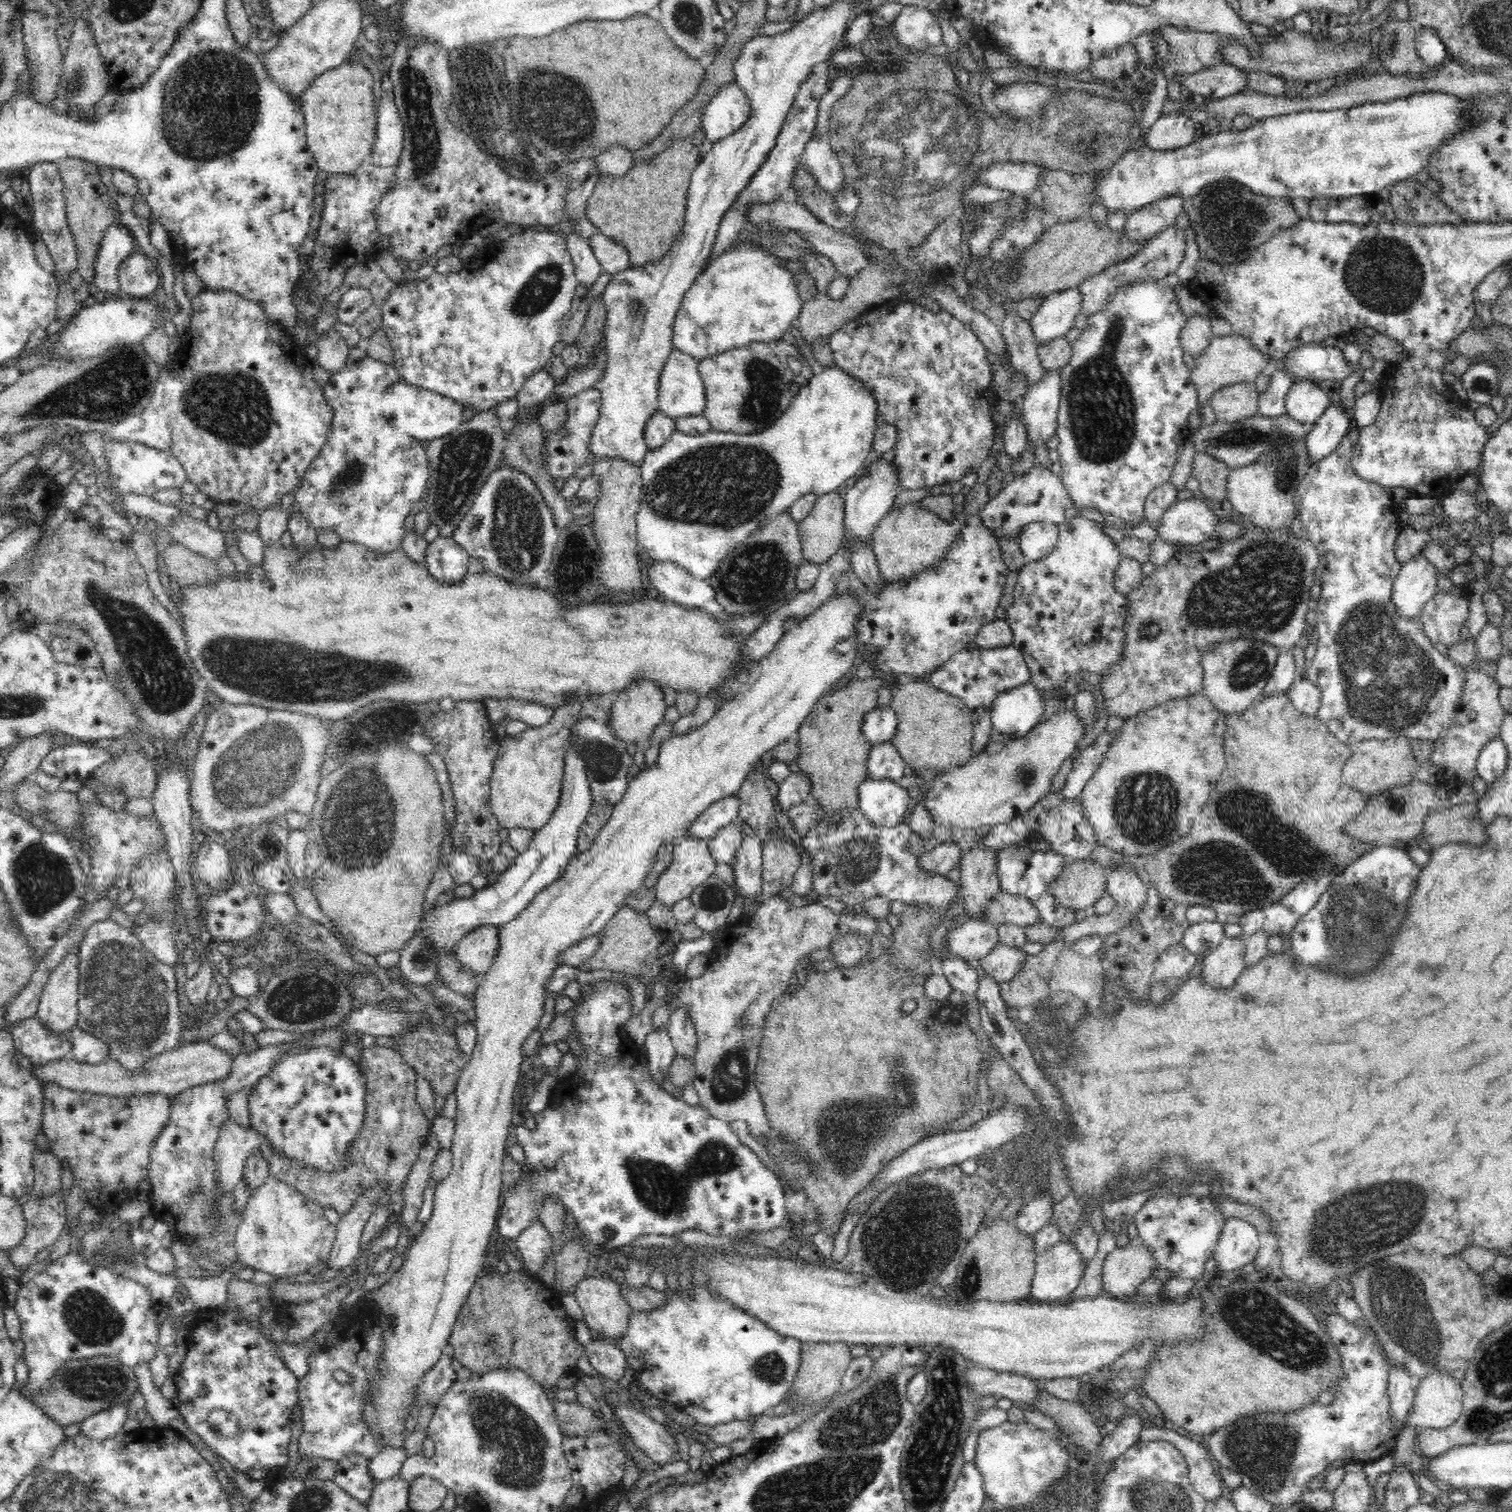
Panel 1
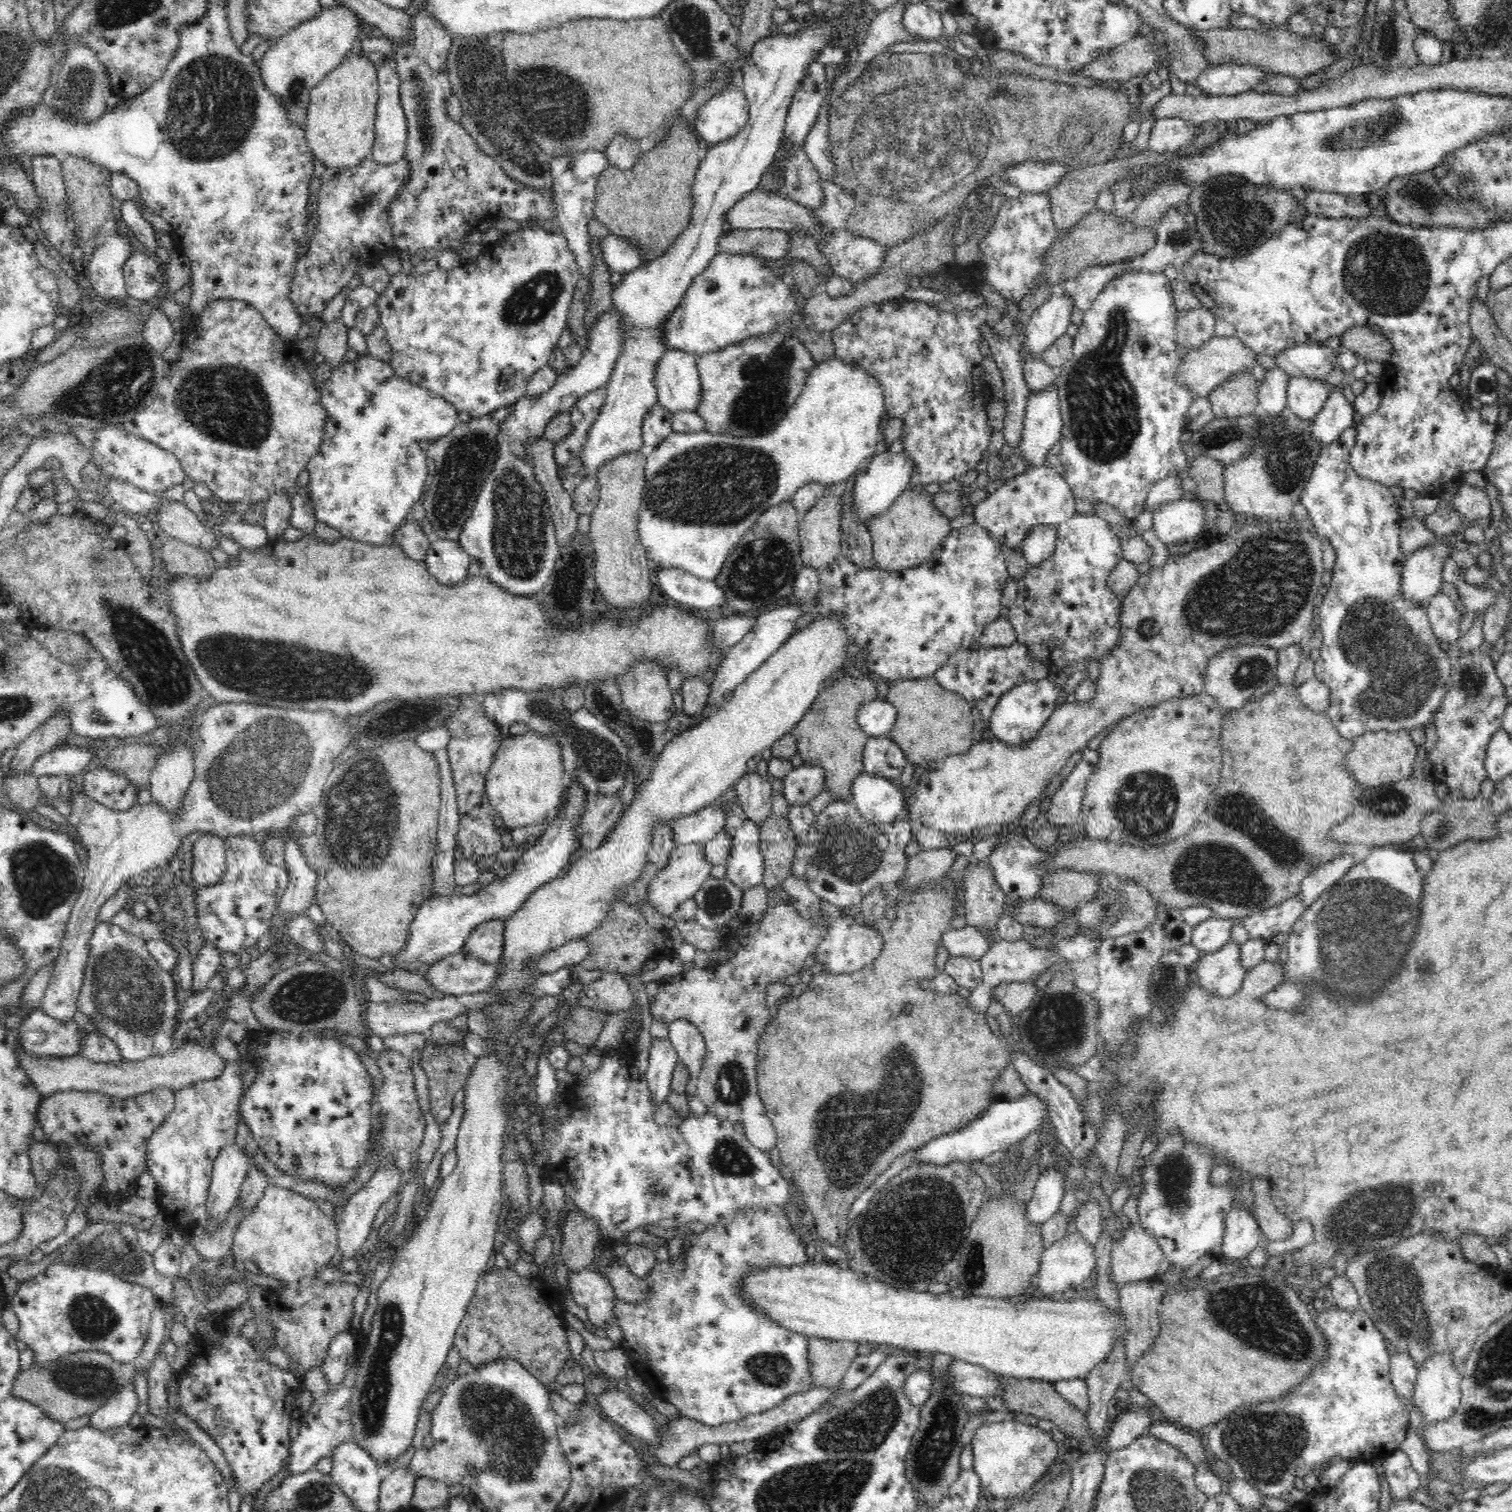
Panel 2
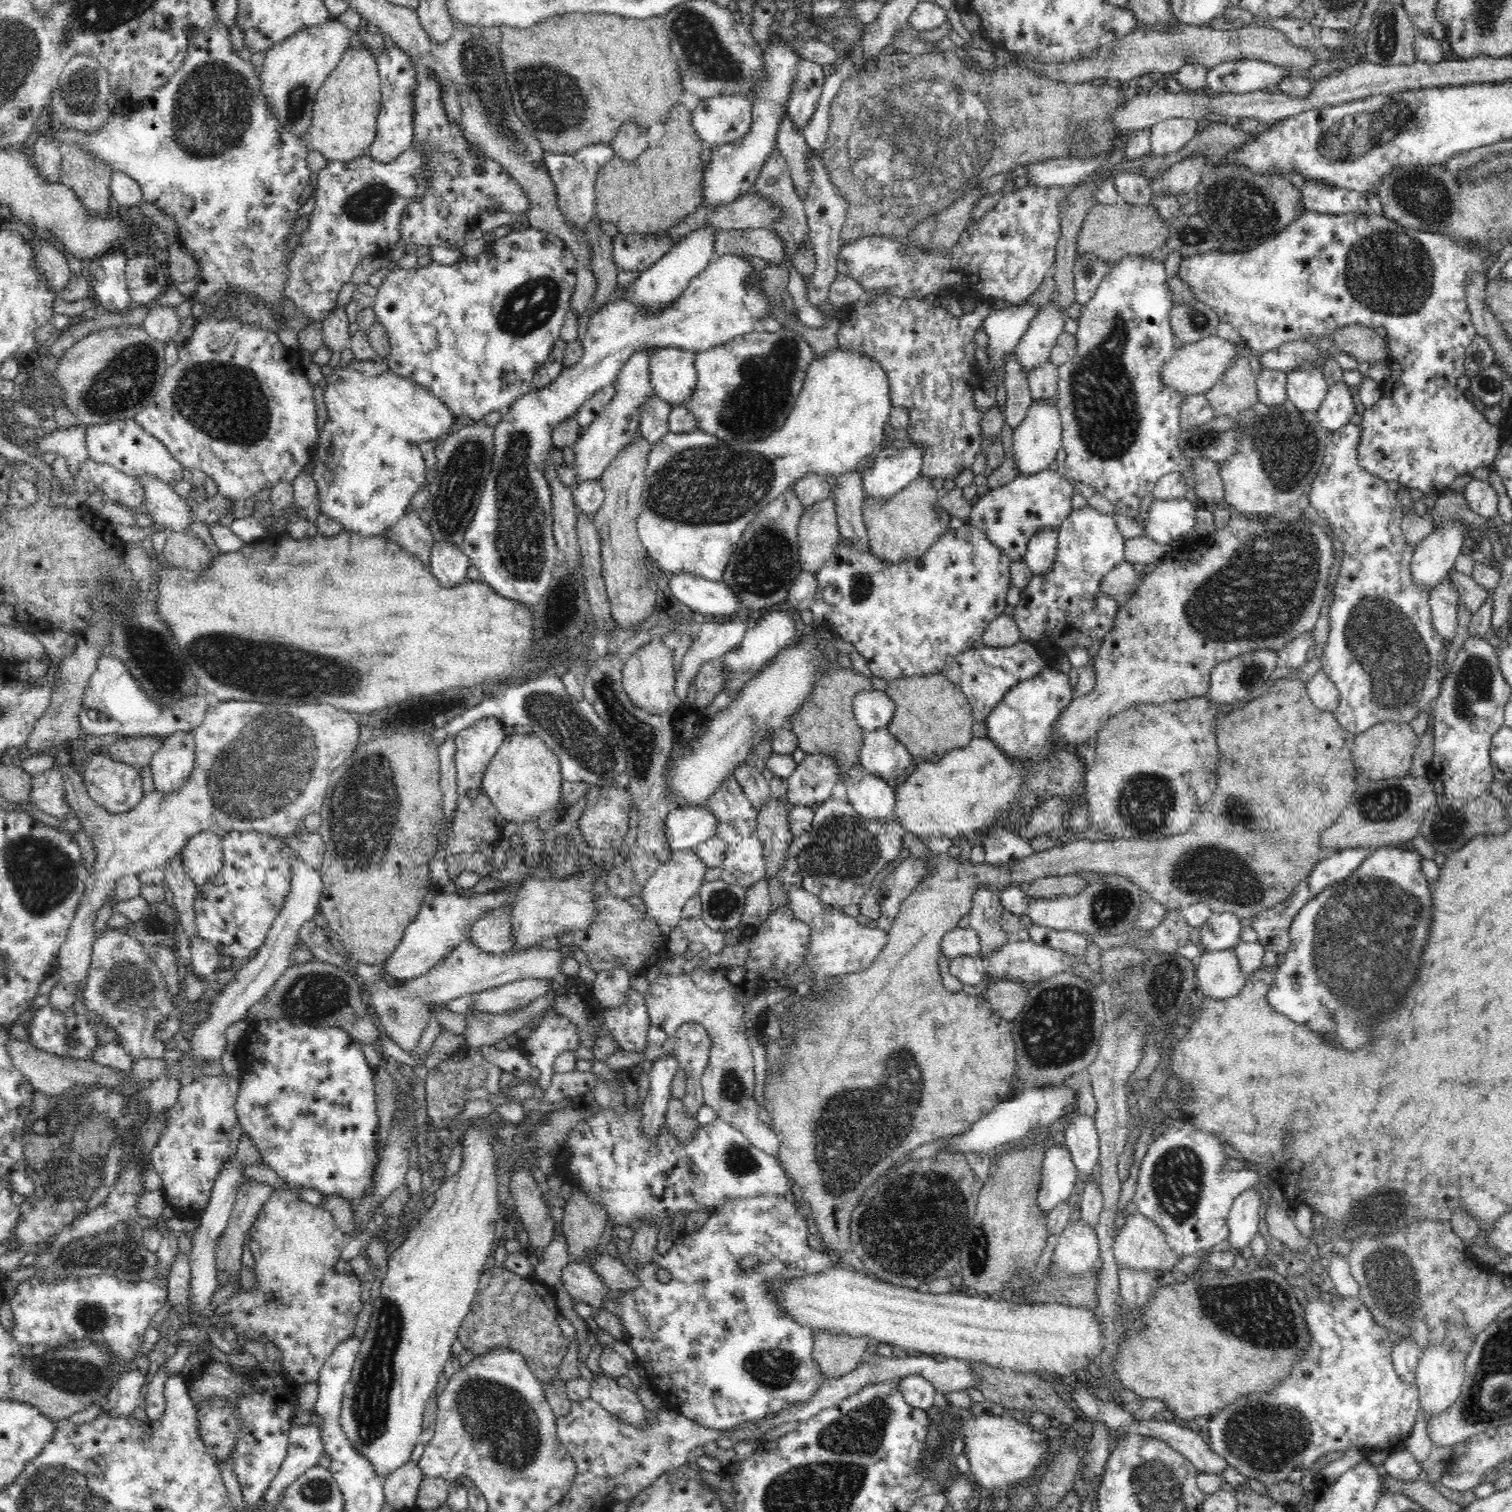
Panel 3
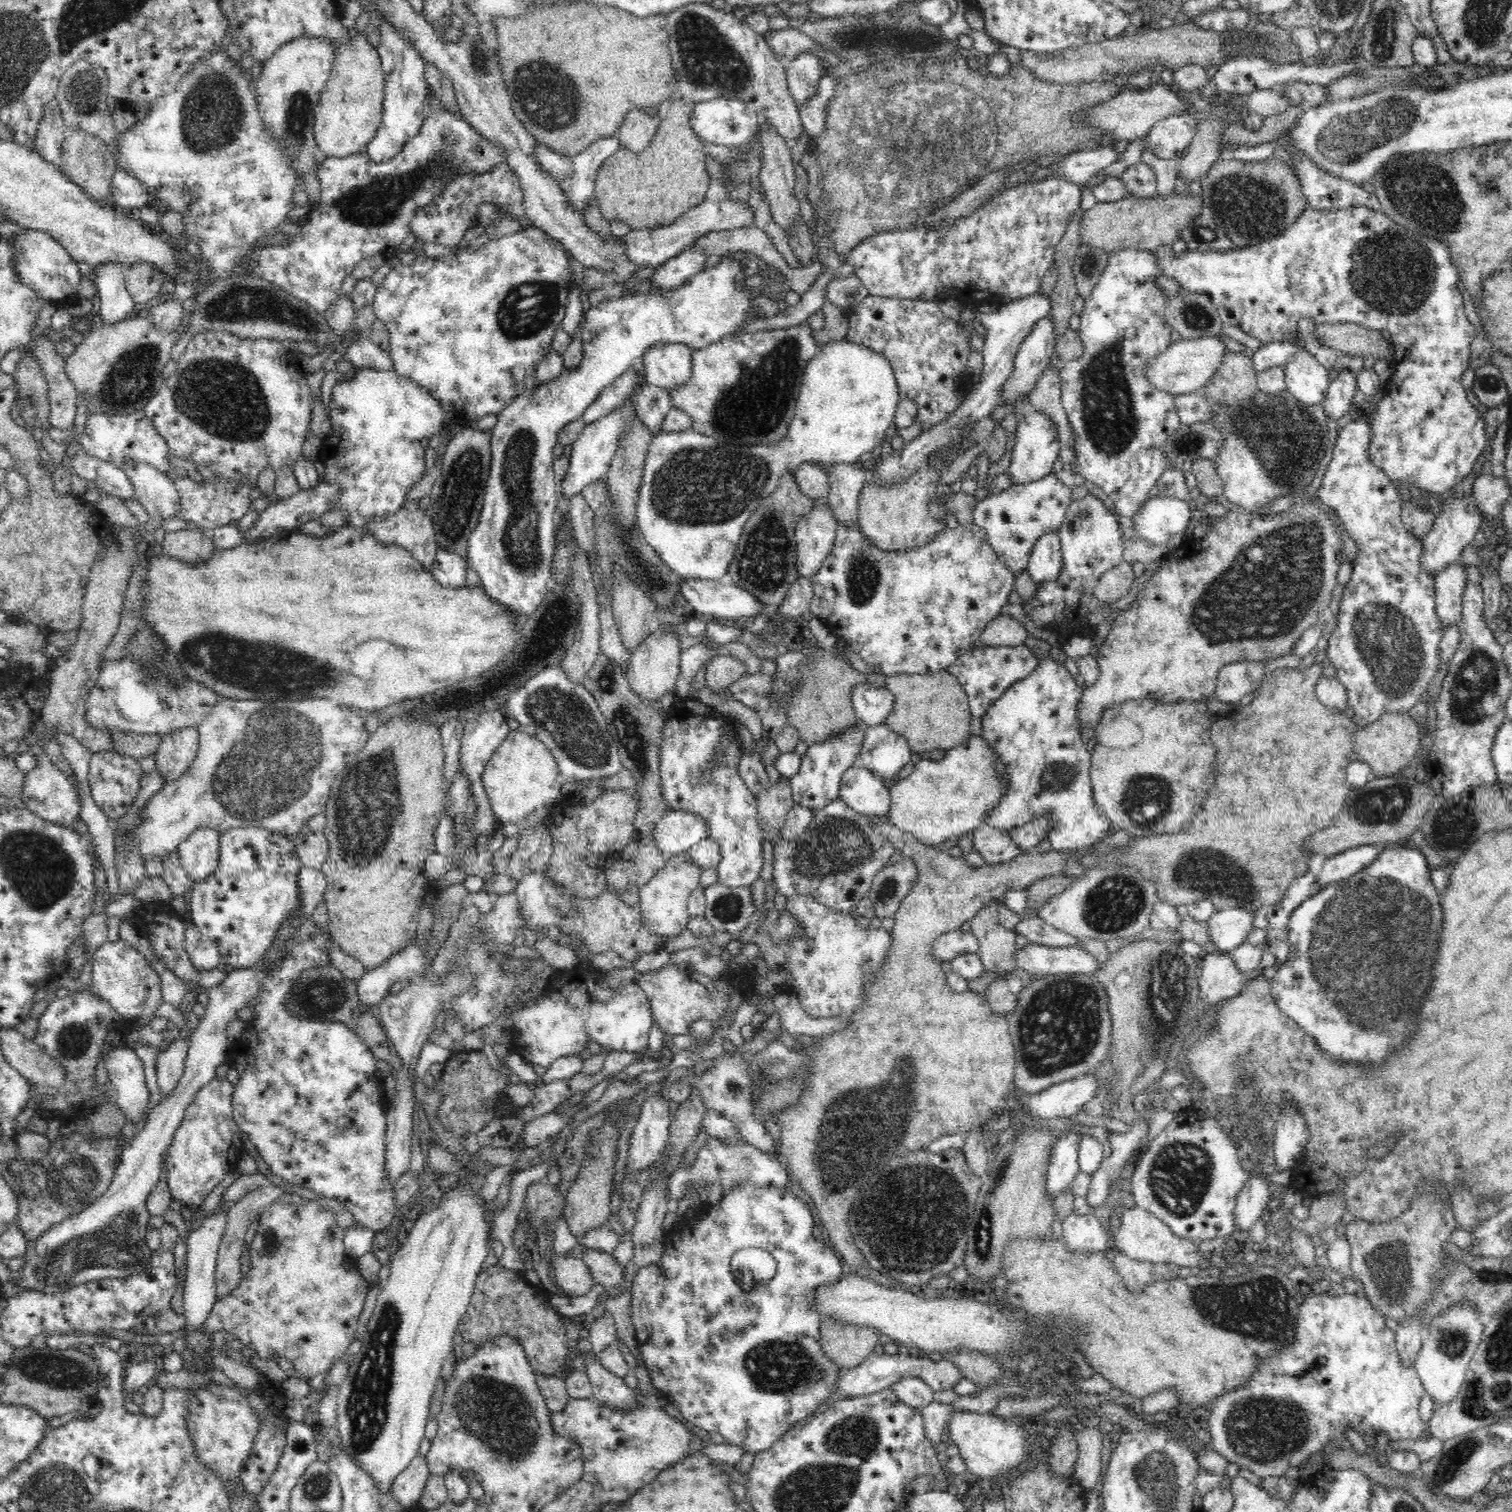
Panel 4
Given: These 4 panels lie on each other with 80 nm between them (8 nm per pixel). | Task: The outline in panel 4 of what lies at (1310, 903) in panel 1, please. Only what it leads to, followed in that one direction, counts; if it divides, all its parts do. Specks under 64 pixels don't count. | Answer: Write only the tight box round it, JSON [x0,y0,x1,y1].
[1317,844,1384,887]

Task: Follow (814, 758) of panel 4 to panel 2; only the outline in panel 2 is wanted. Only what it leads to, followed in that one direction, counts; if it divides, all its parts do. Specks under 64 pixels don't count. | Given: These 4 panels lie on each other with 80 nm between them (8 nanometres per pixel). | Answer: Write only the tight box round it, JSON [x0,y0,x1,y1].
[783,764,826,805]

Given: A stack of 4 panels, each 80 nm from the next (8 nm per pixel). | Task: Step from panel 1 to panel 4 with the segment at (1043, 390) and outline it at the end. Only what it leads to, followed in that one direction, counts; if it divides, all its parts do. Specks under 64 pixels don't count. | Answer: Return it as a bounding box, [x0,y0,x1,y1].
[1007,411,1061,484]

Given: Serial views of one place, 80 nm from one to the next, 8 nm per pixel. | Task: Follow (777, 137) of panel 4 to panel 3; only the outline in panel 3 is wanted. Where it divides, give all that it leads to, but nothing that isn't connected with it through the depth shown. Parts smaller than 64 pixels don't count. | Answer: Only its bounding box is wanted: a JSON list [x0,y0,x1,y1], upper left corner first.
[755,148,813,260]

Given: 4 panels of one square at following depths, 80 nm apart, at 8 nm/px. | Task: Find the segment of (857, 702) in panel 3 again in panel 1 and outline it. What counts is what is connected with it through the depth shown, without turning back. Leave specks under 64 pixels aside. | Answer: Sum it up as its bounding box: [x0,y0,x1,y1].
[863,706,898,746]

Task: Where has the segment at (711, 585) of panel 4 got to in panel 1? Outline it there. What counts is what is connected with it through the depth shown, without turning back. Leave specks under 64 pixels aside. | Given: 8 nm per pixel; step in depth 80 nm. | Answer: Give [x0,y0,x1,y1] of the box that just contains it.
[648,561,716,608]

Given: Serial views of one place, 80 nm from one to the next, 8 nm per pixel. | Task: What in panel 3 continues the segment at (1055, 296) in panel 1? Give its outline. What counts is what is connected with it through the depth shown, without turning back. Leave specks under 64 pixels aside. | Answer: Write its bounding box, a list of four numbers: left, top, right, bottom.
[1016,301,1065,374]

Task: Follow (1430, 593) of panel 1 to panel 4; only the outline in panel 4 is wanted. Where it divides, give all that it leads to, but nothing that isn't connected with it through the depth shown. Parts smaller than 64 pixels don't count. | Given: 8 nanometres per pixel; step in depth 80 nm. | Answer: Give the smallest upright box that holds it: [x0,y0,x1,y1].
[1421,494,1486,576]

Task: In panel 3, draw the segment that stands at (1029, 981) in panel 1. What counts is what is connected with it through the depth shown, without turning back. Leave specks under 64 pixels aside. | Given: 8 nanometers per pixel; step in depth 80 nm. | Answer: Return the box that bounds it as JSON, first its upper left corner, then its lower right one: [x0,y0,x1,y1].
[986,979,1028,1021]

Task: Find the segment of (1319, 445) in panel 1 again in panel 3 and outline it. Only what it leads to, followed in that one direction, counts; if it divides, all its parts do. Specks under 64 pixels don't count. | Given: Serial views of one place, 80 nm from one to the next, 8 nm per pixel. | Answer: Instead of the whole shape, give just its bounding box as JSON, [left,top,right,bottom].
[1317,381,1354,434]

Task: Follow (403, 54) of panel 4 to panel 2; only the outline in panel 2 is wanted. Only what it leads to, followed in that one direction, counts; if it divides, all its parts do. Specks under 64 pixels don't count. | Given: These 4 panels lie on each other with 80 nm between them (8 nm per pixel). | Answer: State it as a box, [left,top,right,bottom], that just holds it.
[371,57,408,165]

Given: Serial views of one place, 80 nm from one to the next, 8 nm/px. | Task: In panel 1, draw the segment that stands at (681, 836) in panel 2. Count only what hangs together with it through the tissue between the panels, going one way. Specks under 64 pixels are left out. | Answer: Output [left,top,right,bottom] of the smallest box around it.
[687,795,740,841]

